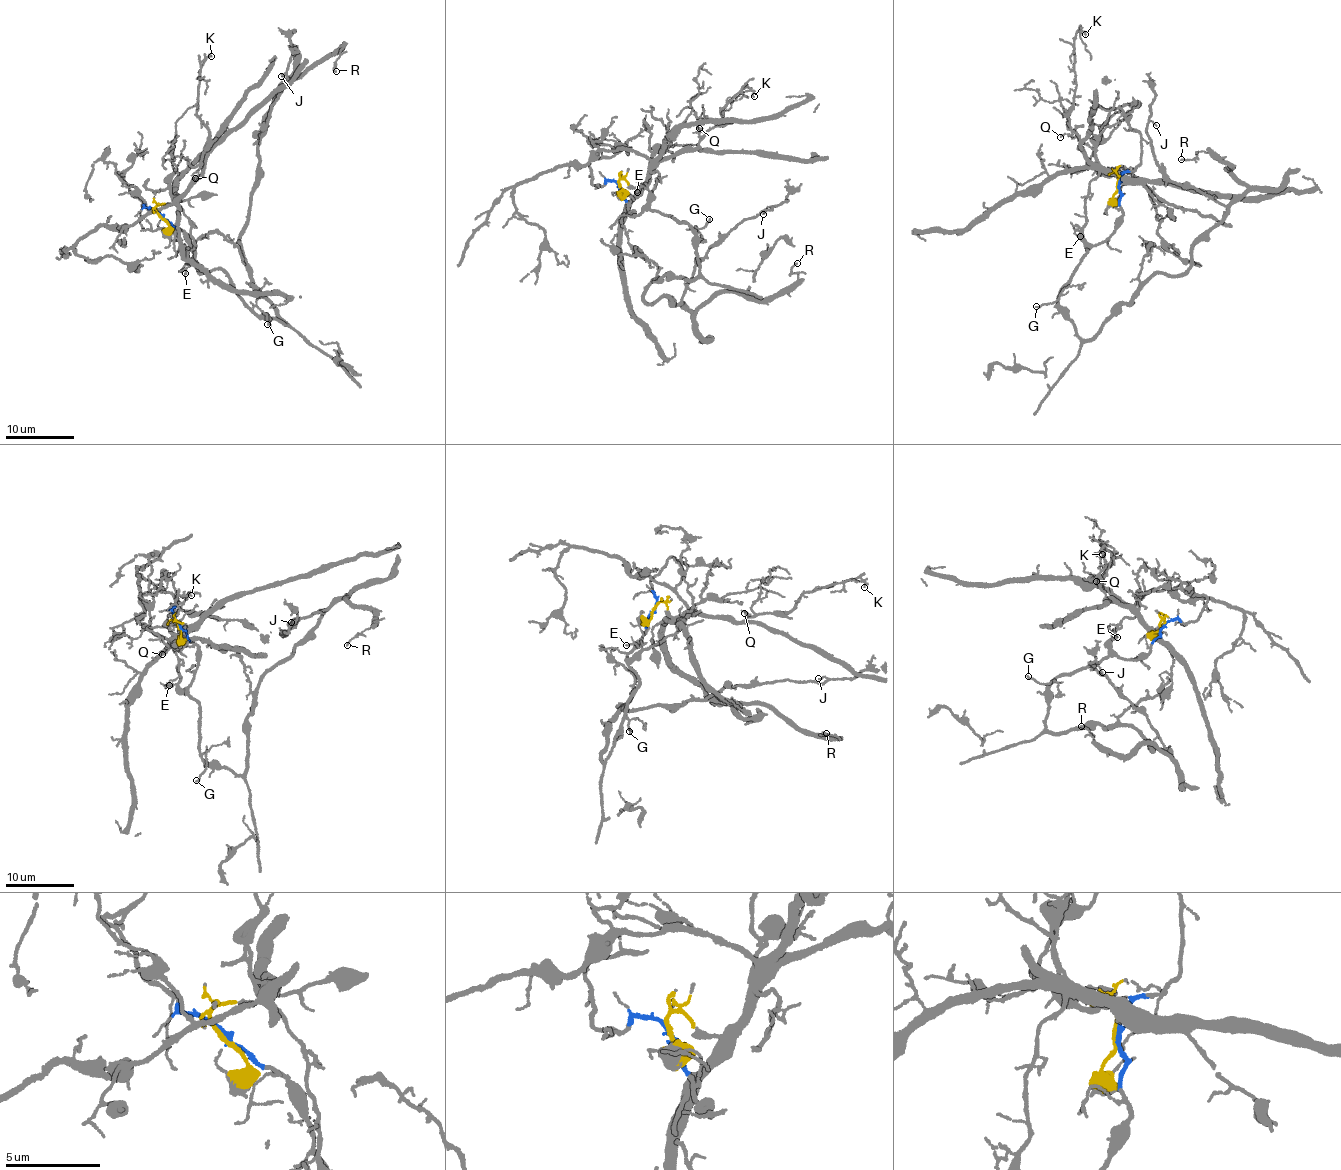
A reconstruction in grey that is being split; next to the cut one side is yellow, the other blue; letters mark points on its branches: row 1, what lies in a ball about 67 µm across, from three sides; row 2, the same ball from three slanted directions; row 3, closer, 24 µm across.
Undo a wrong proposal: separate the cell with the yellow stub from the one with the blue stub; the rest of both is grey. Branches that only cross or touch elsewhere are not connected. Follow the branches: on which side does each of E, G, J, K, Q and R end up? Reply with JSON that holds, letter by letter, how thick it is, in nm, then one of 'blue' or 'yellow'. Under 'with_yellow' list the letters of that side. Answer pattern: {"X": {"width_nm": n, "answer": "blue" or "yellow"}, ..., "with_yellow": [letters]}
{"E": {"width_nm": 90, "answer": "blue"}, "G": {"width_nm": 140, "answer": "blue"}, "J": {"width_nm": 100, "answer": "blue"}, "K": {"width_nm": 120, "answer": "yellow"}, "Q": {"width_nm": 100, "answer": "yellow"}, "R": {"width_nm": 120, "answer": "blue"}, "with_yellow": ["K", "Q"]}

